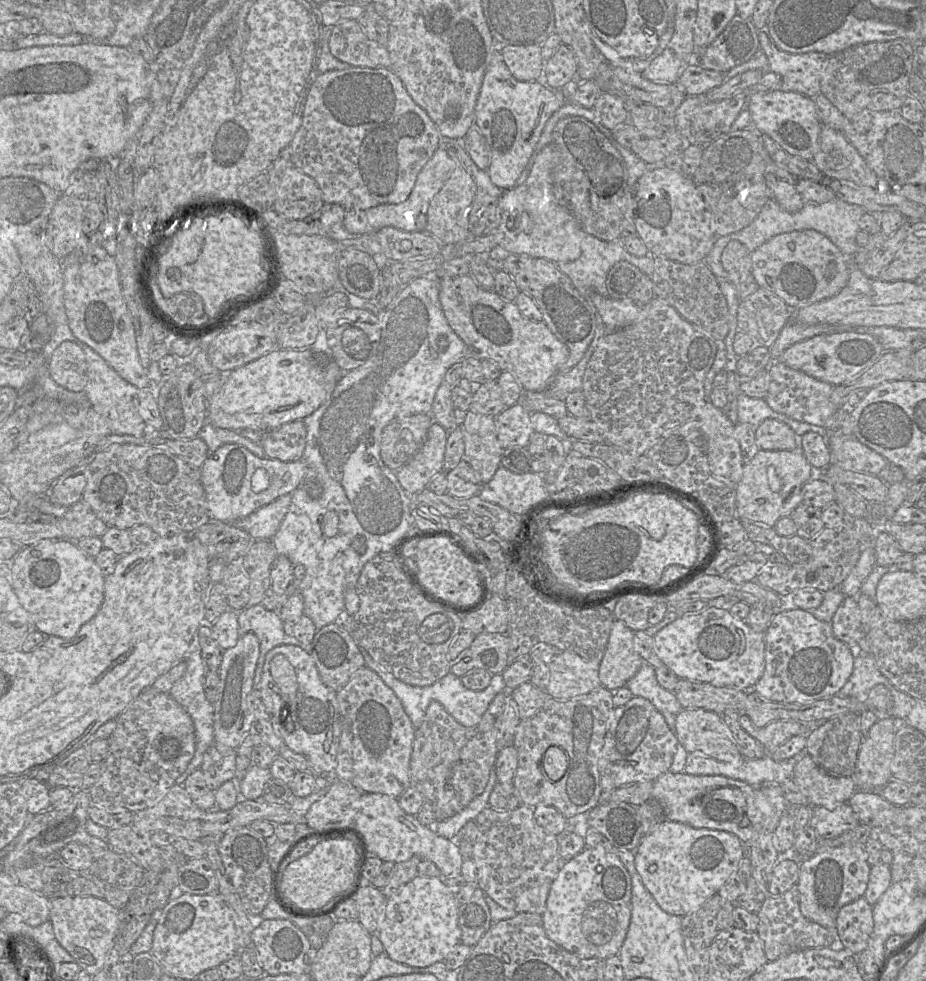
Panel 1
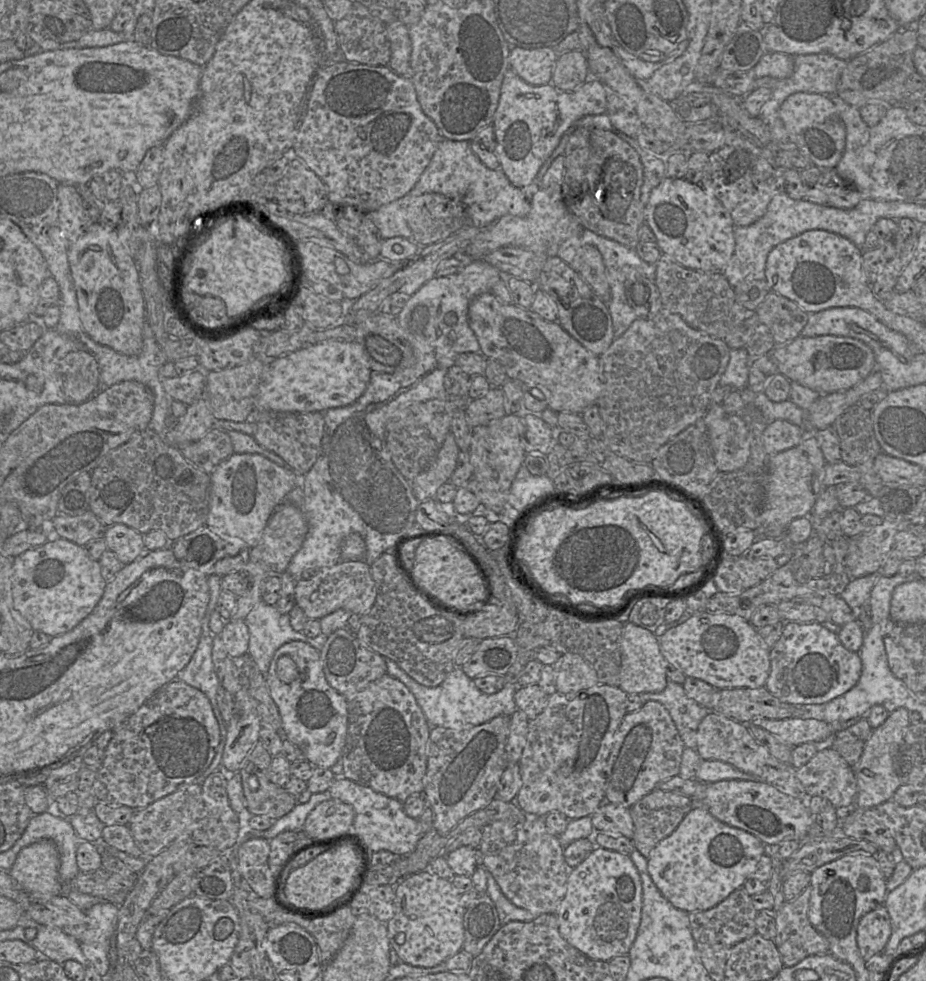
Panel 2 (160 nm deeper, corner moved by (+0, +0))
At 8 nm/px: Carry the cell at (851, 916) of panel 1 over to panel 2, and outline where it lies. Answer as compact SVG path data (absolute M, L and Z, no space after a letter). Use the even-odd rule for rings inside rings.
M879 906L861 918L856 940L865 962L885 948L890 936L891 919L885 906Z

